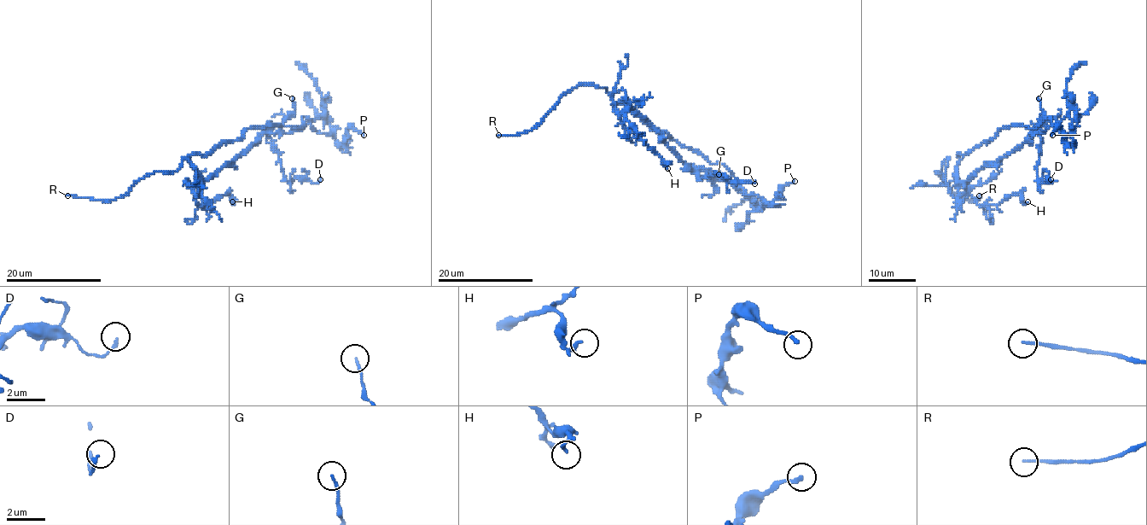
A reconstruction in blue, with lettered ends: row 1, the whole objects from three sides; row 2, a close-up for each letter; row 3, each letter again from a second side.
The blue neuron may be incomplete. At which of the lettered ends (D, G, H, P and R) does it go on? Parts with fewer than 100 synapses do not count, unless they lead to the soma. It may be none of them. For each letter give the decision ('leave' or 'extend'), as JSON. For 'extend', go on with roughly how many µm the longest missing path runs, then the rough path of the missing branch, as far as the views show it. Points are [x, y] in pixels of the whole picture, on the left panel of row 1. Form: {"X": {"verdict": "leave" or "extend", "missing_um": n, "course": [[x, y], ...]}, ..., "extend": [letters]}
{"D": {"verdict": "leave"}, "G": {"verdict": "leave"}, "H": {"verdict": "leave"}, "P": {"verdict": "leave"}, "R": {"verdict": "extend", "missing_um": 6, "course": [[67, 195], [46, 195]]}, "extend": ["R"]}

